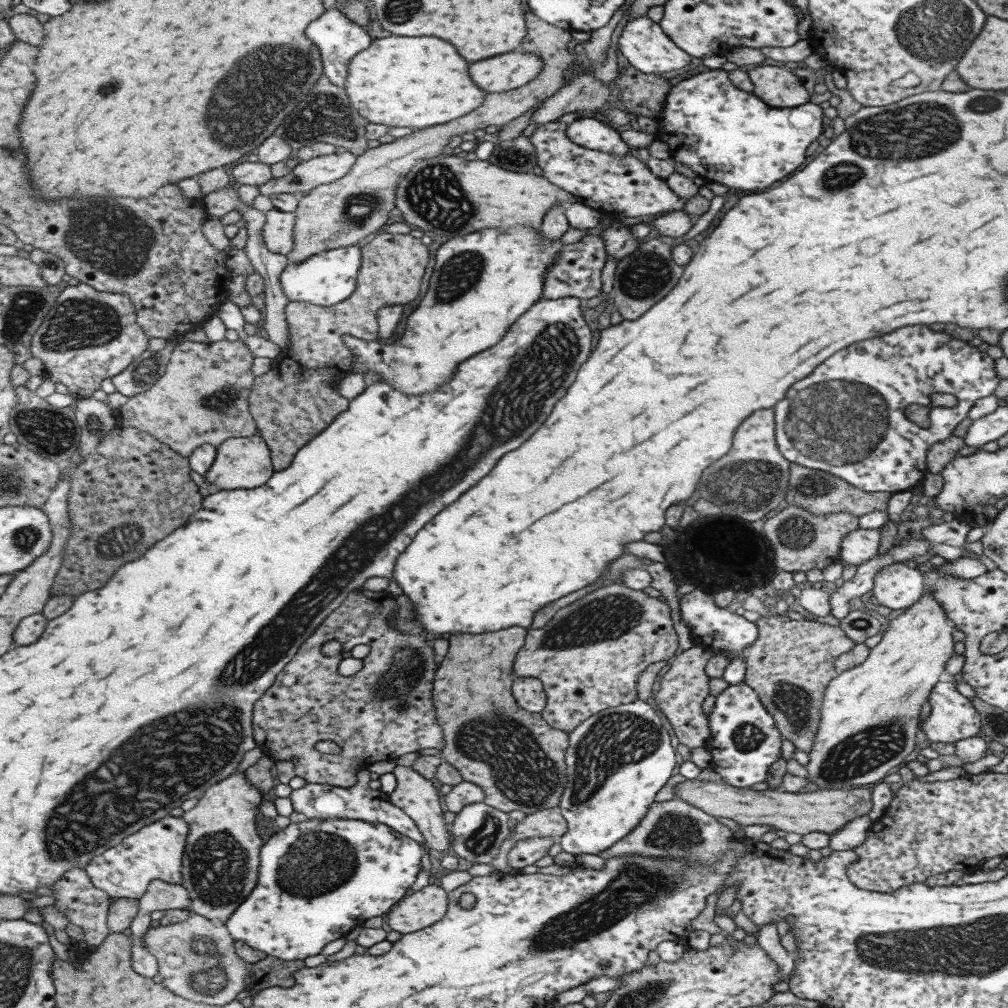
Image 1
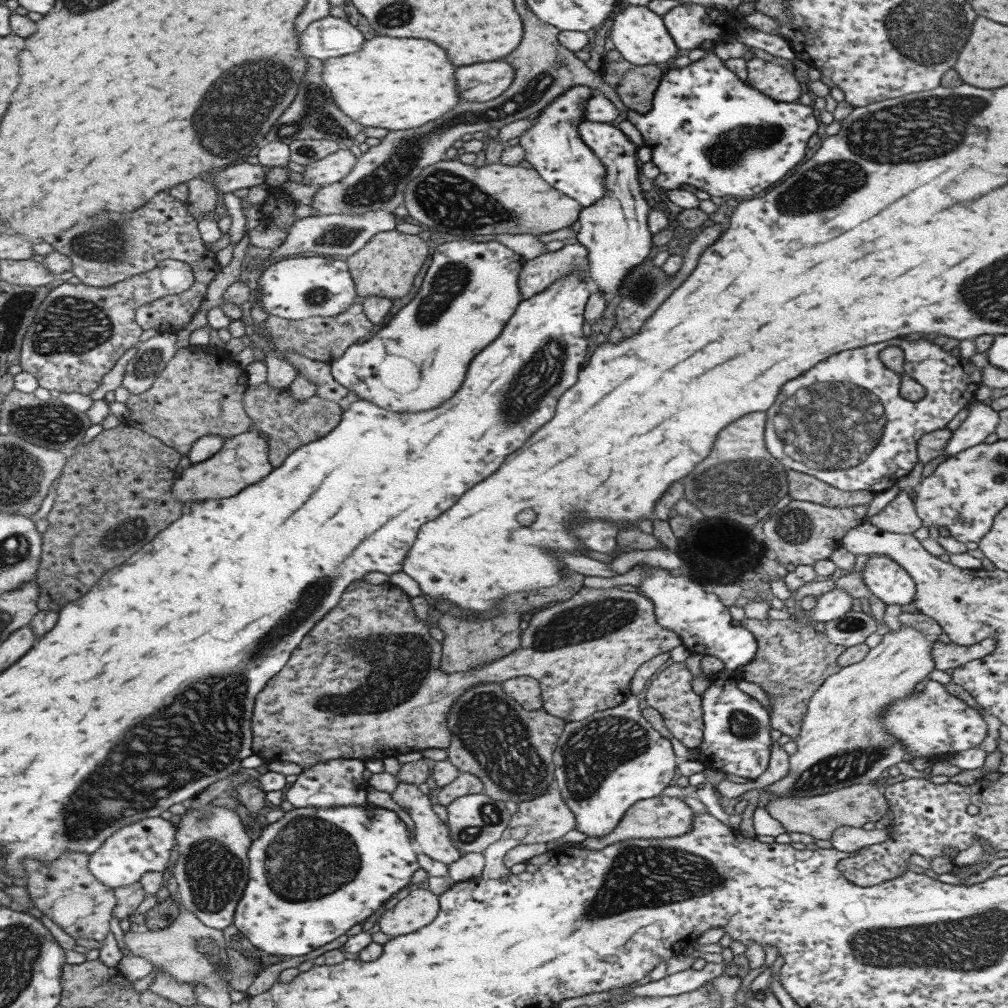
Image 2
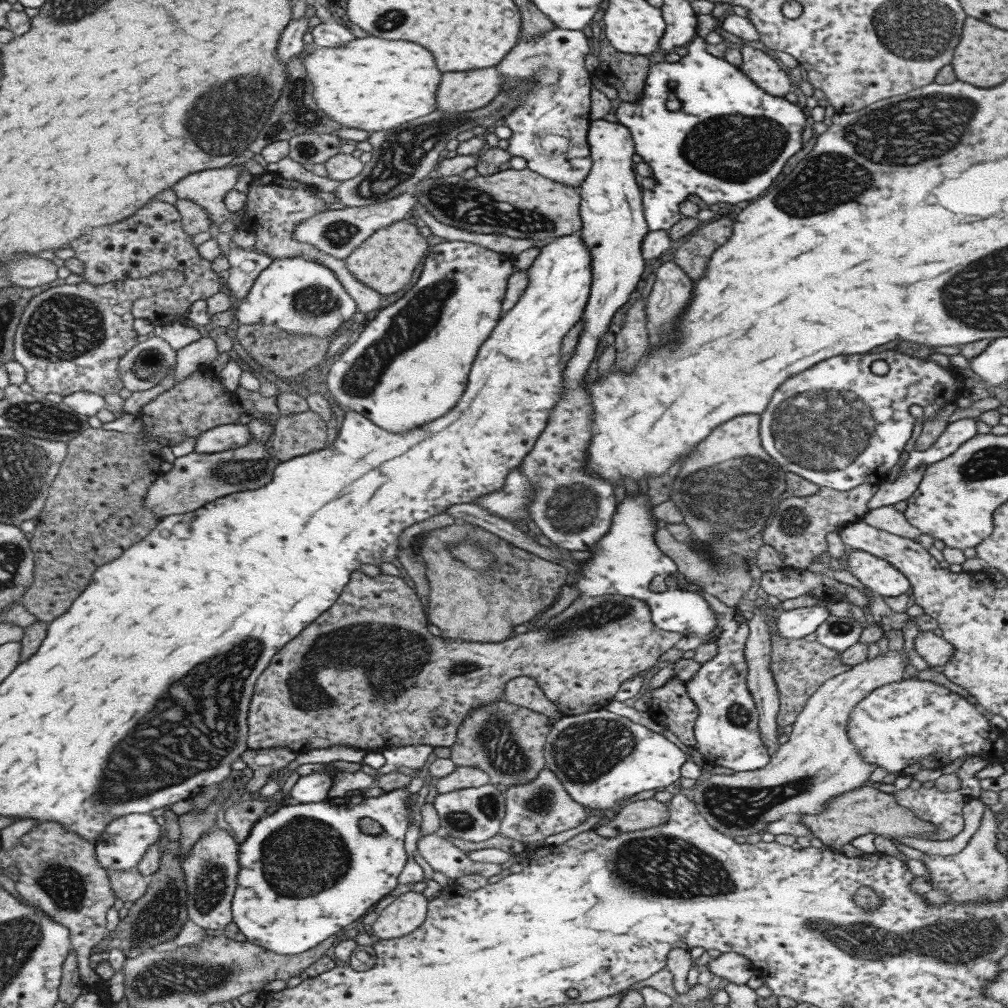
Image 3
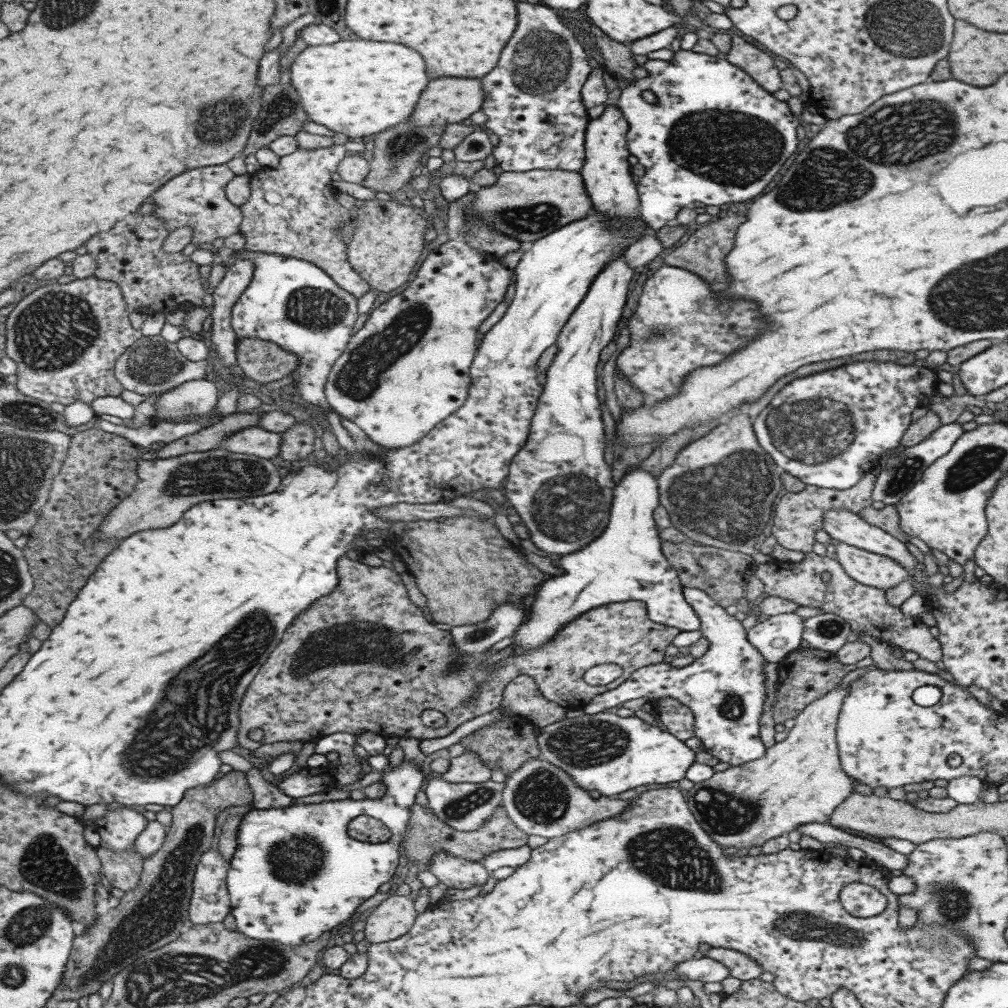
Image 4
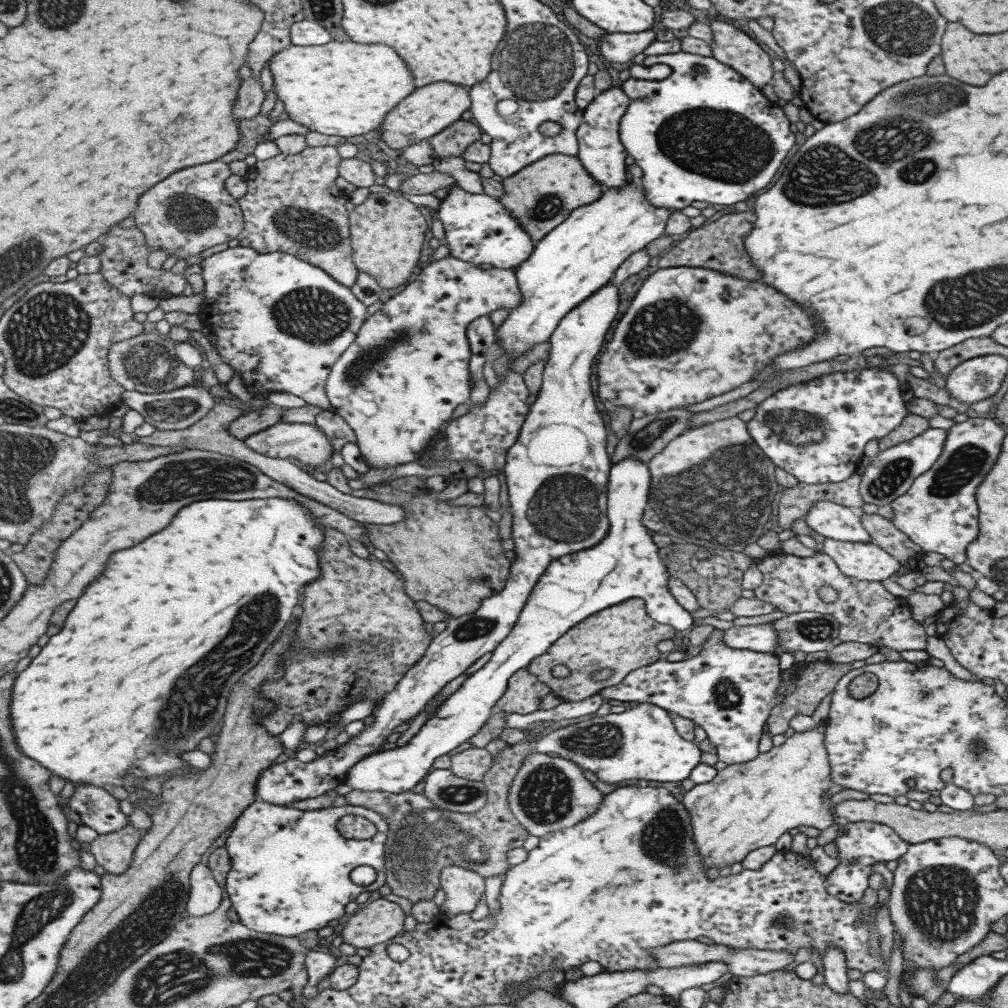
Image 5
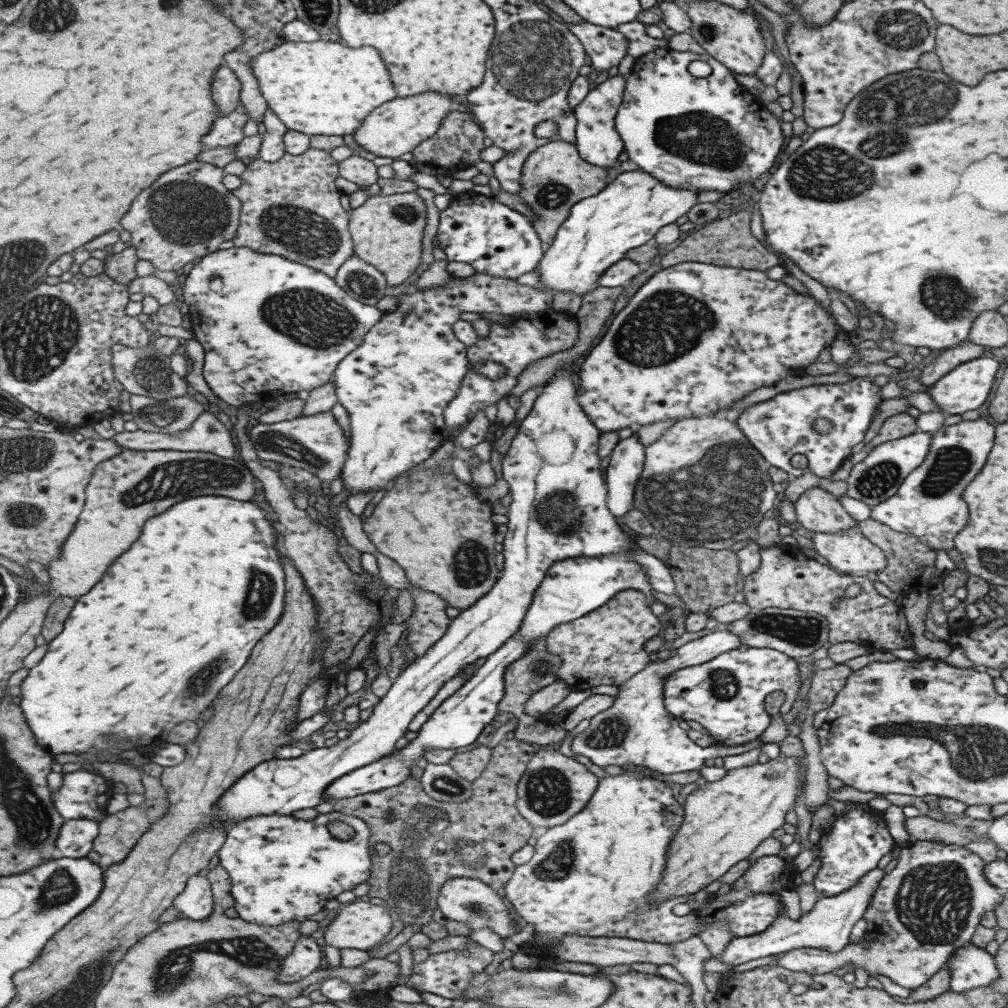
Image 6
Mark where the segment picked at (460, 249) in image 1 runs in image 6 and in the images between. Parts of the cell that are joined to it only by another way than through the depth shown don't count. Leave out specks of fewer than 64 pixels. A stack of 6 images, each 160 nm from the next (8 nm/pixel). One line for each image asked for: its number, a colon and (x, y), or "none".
2: (469, 291)
3: (409, 365)
4: (407, 368)
5: (406, 370)
6: (394, 384)

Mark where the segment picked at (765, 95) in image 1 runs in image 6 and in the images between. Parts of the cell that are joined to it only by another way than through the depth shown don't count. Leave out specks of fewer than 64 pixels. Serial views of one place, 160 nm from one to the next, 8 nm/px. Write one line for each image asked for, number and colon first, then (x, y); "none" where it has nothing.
2: (773, 80)
3: (766, 74)
4: (759, 66)
5: (730, 46)
6: (731, 36)

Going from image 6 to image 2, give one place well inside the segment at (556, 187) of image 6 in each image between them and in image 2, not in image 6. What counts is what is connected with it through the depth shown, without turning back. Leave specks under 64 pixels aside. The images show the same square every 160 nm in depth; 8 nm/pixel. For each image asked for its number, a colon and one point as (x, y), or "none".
2: (449, 196)
3: (518, 203)
4: (526, 206)
5: (540, 196)

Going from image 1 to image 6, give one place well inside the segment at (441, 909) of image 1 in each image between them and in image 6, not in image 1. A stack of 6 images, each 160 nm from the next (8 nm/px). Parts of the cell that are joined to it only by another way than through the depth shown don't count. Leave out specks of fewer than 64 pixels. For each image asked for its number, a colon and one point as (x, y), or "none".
2: (419, 907)
3: (409, 909)
4: (394, 916)
5: (380, 920)
6: (359, 925)

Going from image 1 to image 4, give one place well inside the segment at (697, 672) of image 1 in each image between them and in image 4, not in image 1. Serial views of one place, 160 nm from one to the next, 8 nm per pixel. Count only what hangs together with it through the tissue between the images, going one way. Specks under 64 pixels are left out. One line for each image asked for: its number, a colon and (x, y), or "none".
2: (670, 693)
3: (670, 707)
4: (678, 720)

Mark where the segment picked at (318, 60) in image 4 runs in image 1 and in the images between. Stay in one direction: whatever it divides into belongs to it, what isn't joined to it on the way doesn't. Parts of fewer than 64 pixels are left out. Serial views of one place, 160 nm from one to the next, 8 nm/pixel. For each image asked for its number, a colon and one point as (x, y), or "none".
1: (412, 82)
2: (394, 83)
3: (370, 84)

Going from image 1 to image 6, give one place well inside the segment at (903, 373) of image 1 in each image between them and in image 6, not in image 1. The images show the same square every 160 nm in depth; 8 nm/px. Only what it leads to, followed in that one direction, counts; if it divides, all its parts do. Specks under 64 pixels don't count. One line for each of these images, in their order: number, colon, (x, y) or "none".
2: (844, 423)
3: (837, 425)
4: (828, 430)
5: (816, 430)
6: (781, 426)

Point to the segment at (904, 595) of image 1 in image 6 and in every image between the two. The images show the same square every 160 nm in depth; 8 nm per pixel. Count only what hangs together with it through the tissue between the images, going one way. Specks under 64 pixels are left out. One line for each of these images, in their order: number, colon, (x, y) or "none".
2: (886, 580)
3: (876, 574)
4: (870, 569)
5: (864, 561)
6: (849, 552)

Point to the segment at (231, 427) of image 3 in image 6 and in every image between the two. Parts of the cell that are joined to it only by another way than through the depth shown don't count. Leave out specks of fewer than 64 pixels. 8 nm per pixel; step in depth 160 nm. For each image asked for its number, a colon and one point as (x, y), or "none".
4: (259, 443)
5: (305, 444)
6: (314, 443)

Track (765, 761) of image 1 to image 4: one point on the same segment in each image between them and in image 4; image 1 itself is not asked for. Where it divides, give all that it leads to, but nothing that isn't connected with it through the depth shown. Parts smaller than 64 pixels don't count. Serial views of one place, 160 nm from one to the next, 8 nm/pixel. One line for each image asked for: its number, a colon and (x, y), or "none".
2: (735, 739)
3: (726, 731)
4: (724, 688)

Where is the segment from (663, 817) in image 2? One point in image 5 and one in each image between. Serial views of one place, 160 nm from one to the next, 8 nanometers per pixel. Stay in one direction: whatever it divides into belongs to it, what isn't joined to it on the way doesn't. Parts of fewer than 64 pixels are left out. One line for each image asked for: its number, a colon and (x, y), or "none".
3: (643, 814)
4: (539, 799)
5: (548, 793)

